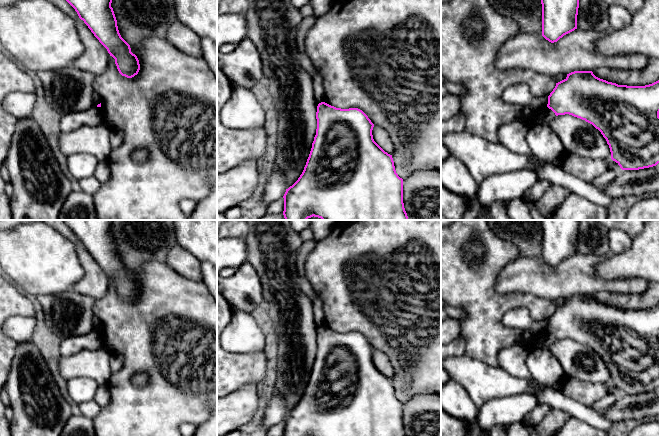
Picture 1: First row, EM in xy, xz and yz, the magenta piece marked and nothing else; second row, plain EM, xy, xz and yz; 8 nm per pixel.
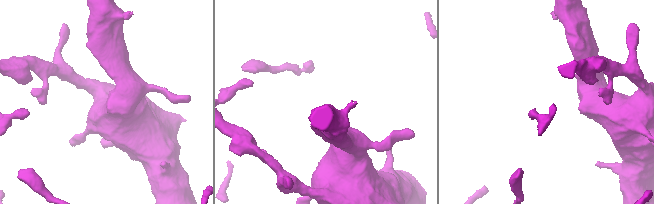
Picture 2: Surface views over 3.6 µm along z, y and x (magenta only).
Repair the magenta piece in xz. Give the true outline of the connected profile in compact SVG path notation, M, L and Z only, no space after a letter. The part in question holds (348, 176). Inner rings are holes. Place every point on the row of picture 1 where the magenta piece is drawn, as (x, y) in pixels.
M321 102L316 112L317 129L312 148L307 159L304 170L298 180L286 189L284 198L283 215L285 220L307 220L311 217L318 217L322 220L409 220L403 203L403 179L398 176L395 170L392 155L385 152L373 139L372 130L374 124L368 116L358 108L341 109Z

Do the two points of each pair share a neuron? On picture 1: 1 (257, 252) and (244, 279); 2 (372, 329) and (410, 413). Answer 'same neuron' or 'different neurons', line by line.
1: different neurons
2: different neurons

